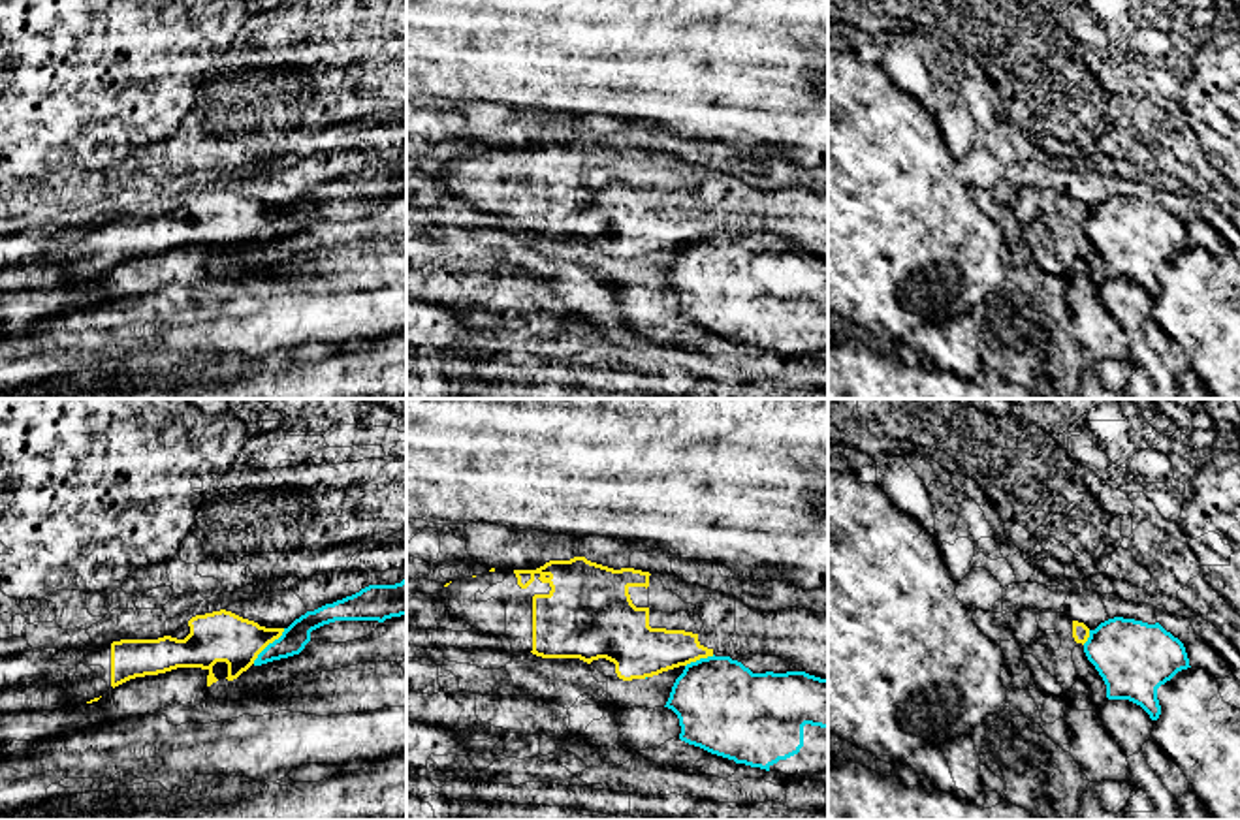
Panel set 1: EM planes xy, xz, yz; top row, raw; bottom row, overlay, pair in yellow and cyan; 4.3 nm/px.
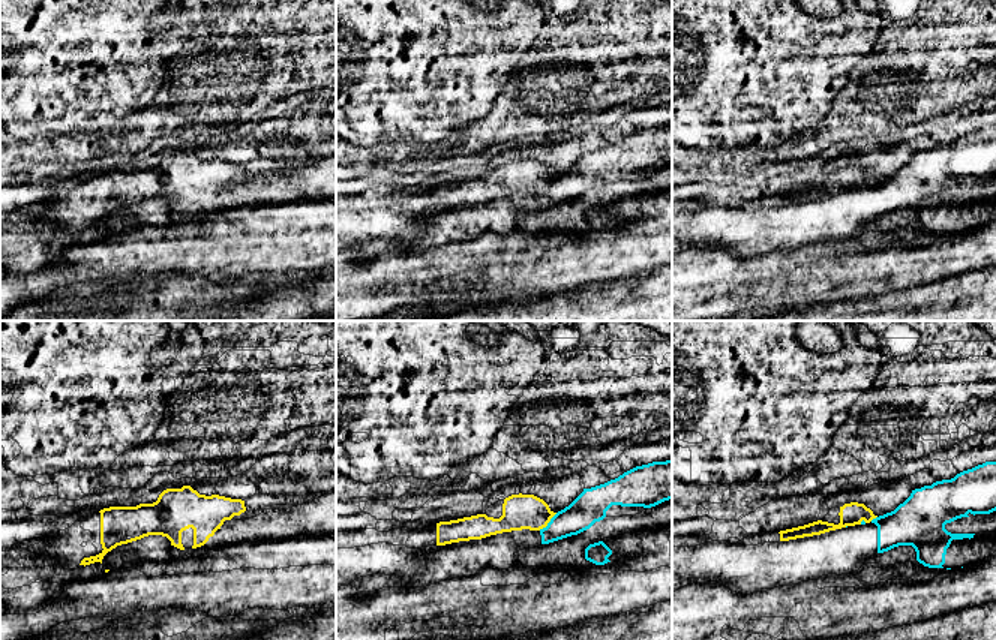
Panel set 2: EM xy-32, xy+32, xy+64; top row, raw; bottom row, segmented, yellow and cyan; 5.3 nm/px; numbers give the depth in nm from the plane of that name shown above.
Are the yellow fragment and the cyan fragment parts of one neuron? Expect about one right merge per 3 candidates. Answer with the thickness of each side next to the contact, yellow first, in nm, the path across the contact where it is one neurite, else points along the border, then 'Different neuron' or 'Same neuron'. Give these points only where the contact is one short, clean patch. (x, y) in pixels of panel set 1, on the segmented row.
Thickness 220 nm (yellow) against 120 nm. Boundary: xy (285, 629), (253, 662). Different neuron

